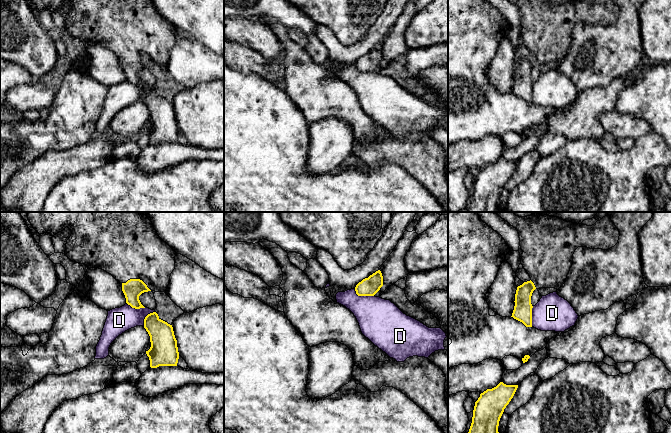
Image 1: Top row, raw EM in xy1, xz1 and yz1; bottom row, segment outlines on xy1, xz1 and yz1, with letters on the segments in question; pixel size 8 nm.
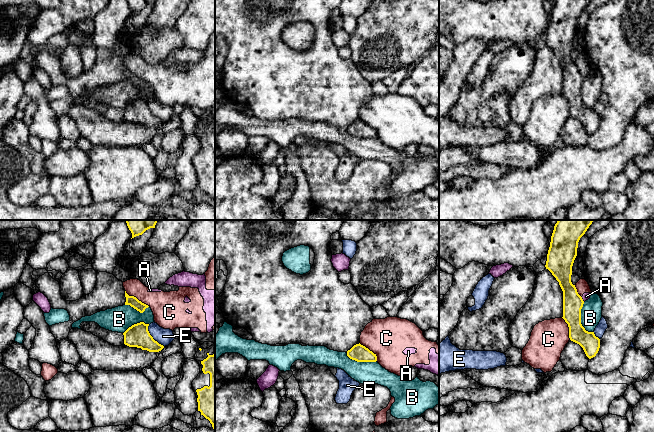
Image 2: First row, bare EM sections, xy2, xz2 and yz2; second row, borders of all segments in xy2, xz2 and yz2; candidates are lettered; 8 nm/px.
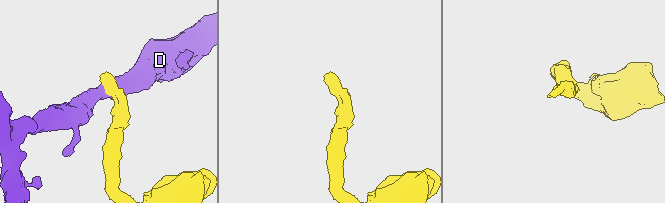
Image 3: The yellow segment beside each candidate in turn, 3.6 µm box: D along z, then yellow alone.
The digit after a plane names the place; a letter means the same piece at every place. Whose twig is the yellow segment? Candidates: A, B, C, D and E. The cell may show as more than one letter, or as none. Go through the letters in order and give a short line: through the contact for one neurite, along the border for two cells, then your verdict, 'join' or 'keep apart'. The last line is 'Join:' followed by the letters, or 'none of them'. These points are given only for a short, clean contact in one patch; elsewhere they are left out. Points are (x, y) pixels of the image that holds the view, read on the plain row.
A: keep apart
B: line yz2 (584, 78), (581, 84), (581, 101), (586, 106), (593, 108); keep apart
C: line xy2 (125, 66), (129, 71), (135, 72), (148, 82); keep apart
D: line xz1 (354, 65), (358, 71), (373, 72); keep apart
E: line xy2 (148, 101), (150, 111), (164, 122); keep apart
Join: none of them

